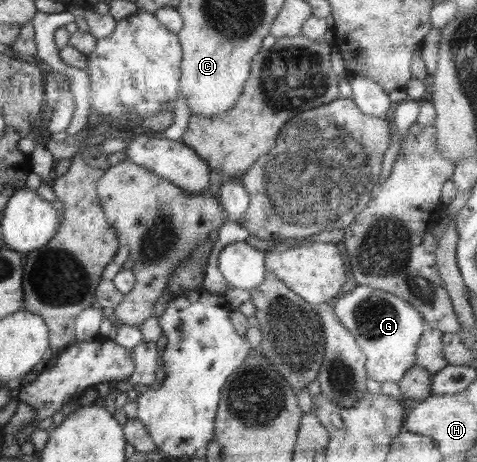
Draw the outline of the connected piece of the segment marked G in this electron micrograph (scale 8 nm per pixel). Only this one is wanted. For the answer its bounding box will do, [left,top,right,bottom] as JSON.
[333,285,426,382]

